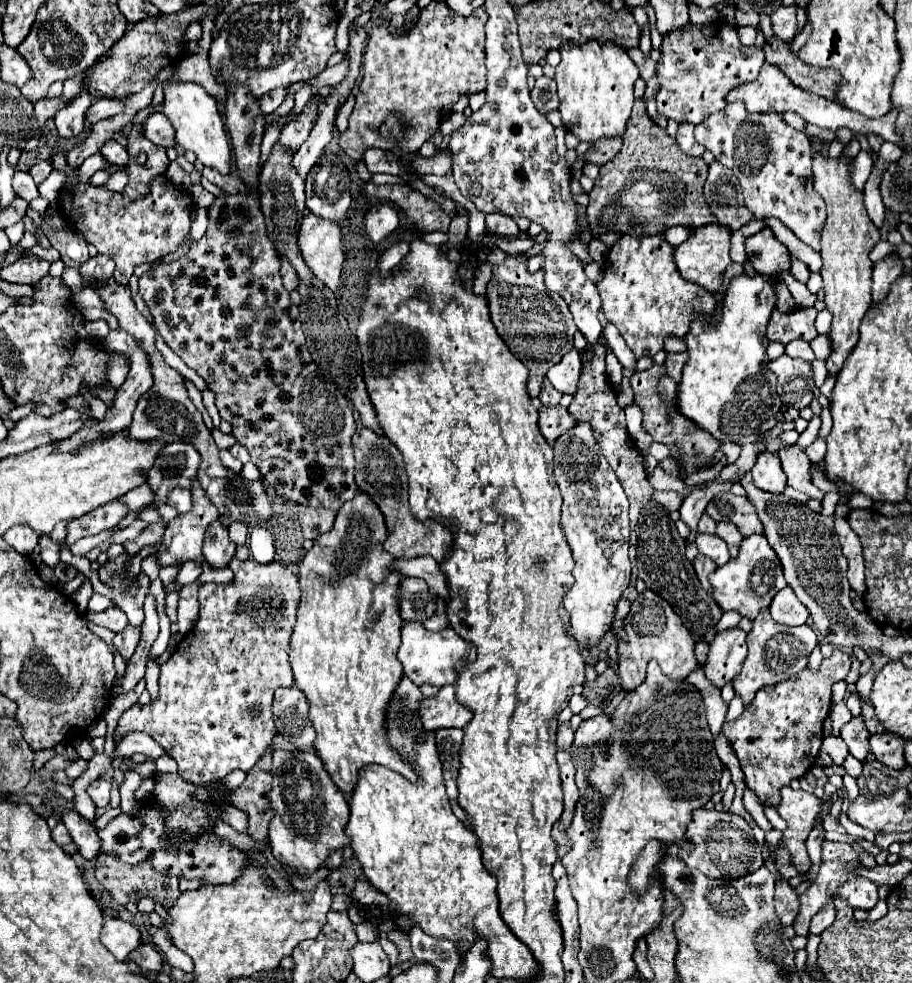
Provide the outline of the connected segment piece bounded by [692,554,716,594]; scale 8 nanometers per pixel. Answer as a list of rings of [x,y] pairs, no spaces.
[[[698,554],[698,556],[692,560],[692,566],[694,566],[694,572],[696,572],[696,576],[698,576],[698,580],[700,580],[702,588],[706,588],[706,590],[708,590],[708,594],[710,594],[710,582],[708,582],[708,574],[716,570],[716,564],[714,564],[710,558],[706,558],[706,556]]]

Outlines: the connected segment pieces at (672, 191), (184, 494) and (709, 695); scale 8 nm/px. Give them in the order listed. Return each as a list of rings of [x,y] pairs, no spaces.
[[[638,98],[628,122],[622,150],[600,168],[594,190],[588,194],[588,228],[594,236],[626,232],[636,222],[636,236],[662,234],[670,226],[704,226],[714,222],[710,206],[702,198],[708,164],[702,158],[682,154],[678,144],[646,112],[644,98]]]
[[[176,488],[176,490],[172,490],[172,492],[168,492],[168,500],[166,500],[166,504],[170,504],[170,506],[174,506],[180,514],[184,514],[184,512],[188,512],[190,508],[192,508],[192,500],[190,500],[190,490],[186,490],[186,488]]]
[[[698,668],[694,674],[690,674],[688,682],[702,694],[704,706],[706,706],[706,718],[708,718],[708,728],[712,732],[712,736],[716,738],[722,732],[722,724],[728,712],[728,706],[724,704],[724,700],[720,698],[720,692],[714,690],[710,686],[710,682],[706,682],[706,676],[702,674],[702,668]]]

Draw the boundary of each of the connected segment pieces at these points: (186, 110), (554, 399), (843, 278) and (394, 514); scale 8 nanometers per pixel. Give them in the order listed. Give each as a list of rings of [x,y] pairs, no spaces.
[[[168,82],[164,86],[164,110],[166,118],[176,128],[176,144],[184,150],[192,150],[196,158],[220,174],[230,172],[230,142],[224,130],[224,122],[218,112],[216,100],[194,82]]]
[[[546,380],[542,386],[542,394],[540,394],[540,402],[542,406],[558,406],[562,394],[558,390],[554,390],[554,386],[550,386],[550,382]]]
[[[818,140],[818,154],[814,156],[812,170],[814,170],[814,190],[824,198],[828,218],[822,230],[820,240],[820,256],[822,268],[820,274],[824,278],[824,292],[826,292],[826,308],[832,312],[832,328],[828,332],[830,338],[830,356],[826,358],[828,376],[836,376],[842,370],[844,360],[852,352],[858,342],[858,326],[864,314],[872,304],[872,262],[868,252],[880,242],[878,228],[870,222],[866,208],[862,204],[862,192],[854,190],[850,182],[850,168],[852,160],[840,158],[822,158],[820,154],[822,142]]]
[[[362,428],[352,438],[354,456],[356,456],[356,484],[358,490],[368,494],[374,504],[378,504],[384,514],[388,540],[384,548],[396,558],[416,558],[416,556],[432,556],[436,562],[442,562],[446,550],[450,548],[452,534],[442,524],[418,524],[408,508],[408,478],[402,462],[402,454],[398,448],[386,438],[376,434],[370,428]]]

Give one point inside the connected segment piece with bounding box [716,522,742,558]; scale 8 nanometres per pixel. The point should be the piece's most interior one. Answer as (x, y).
(727, 531)

